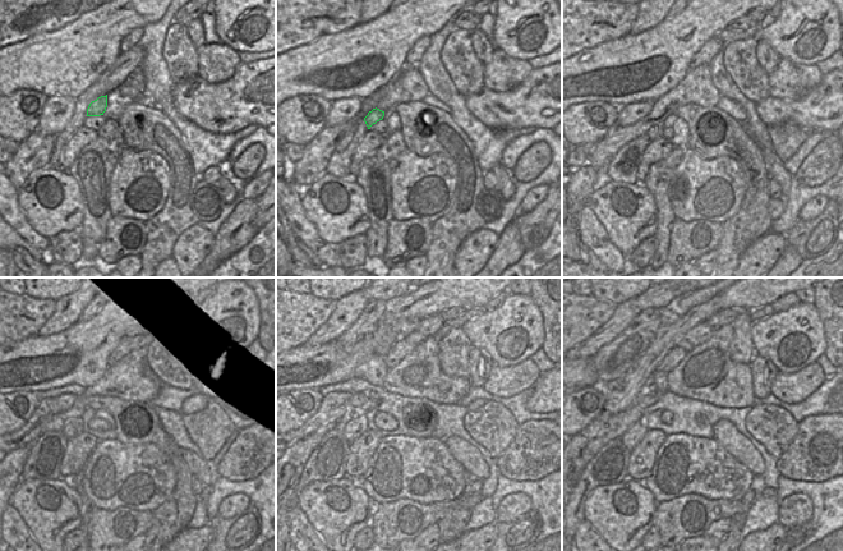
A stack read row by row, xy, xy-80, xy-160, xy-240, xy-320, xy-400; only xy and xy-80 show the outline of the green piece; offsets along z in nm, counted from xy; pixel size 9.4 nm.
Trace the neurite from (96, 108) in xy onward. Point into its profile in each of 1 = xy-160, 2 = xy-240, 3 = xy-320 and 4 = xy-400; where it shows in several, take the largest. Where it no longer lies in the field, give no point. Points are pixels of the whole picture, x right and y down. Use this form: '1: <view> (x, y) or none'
1: xy-160 (657, 131)
2: xy-240 (72, 427)
3: xy-320 (353, 427)
4: xy-400 (635, 434)

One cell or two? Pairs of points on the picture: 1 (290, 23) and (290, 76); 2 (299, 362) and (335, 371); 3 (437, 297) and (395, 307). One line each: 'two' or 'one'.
1: two
2: one
3: one

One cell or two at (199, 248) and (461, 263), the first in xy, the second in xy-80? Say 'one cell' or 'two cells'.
one cell

